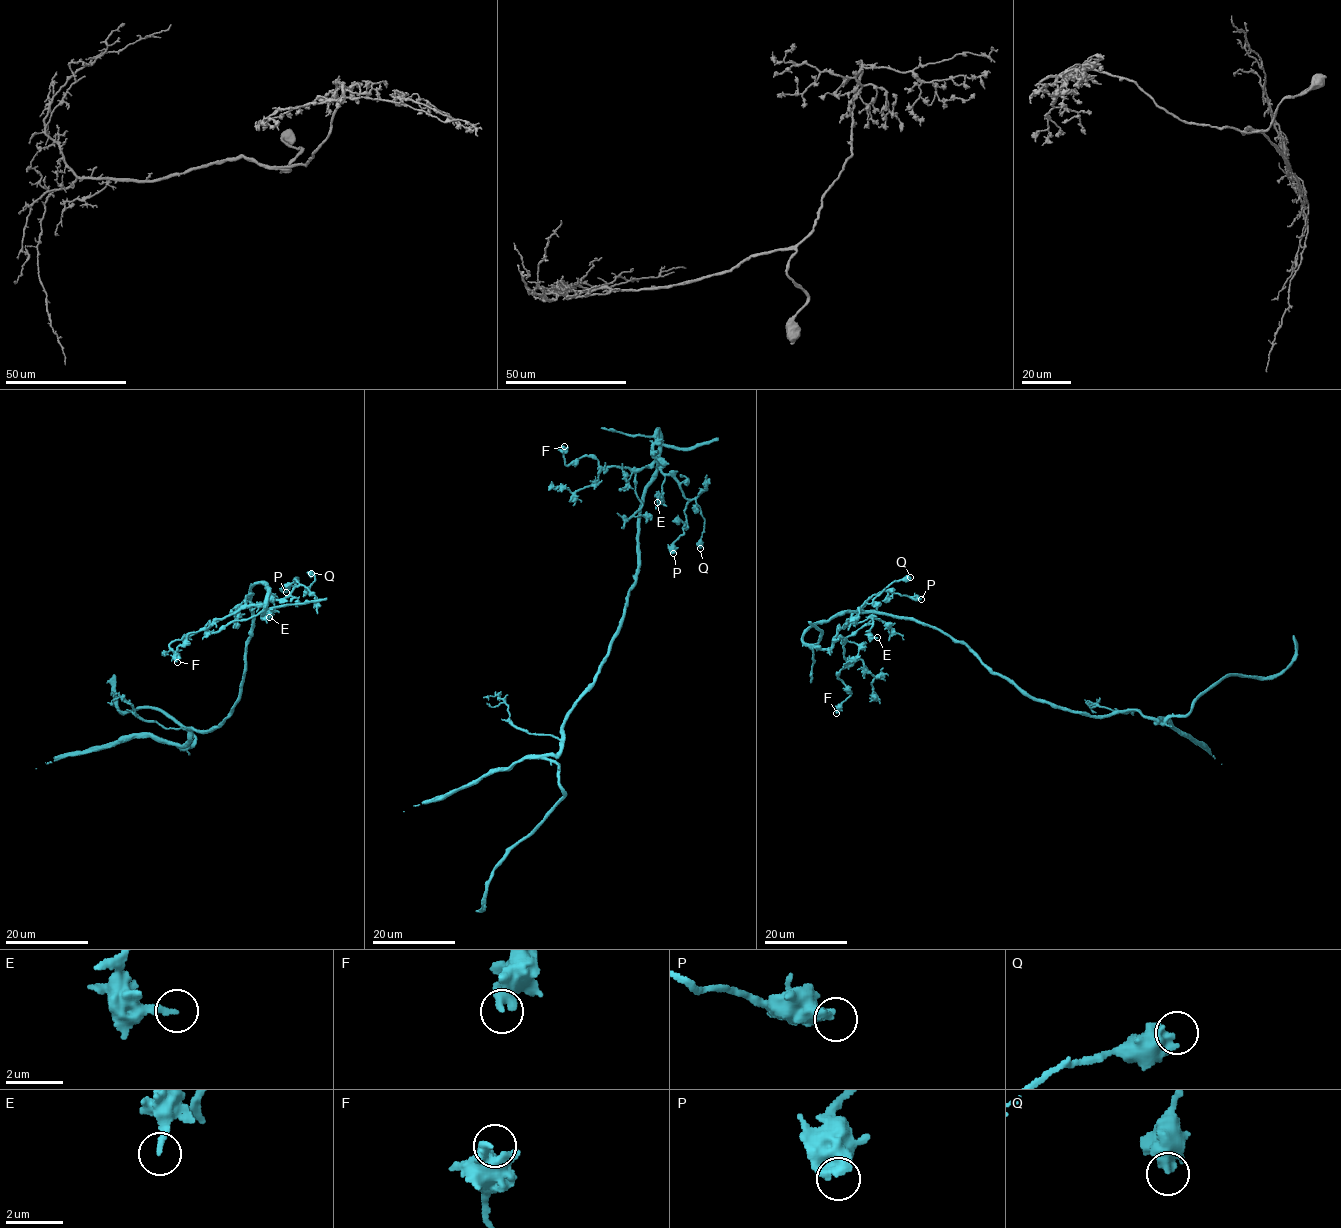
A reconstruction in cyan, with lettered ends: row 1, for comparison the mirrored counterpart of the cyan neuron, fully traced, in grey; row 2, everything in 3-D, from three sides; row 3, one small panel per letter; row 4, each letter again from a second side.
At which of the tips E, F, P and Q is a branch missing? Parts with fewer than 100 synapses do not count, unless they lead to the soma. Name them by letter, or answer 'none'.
none

